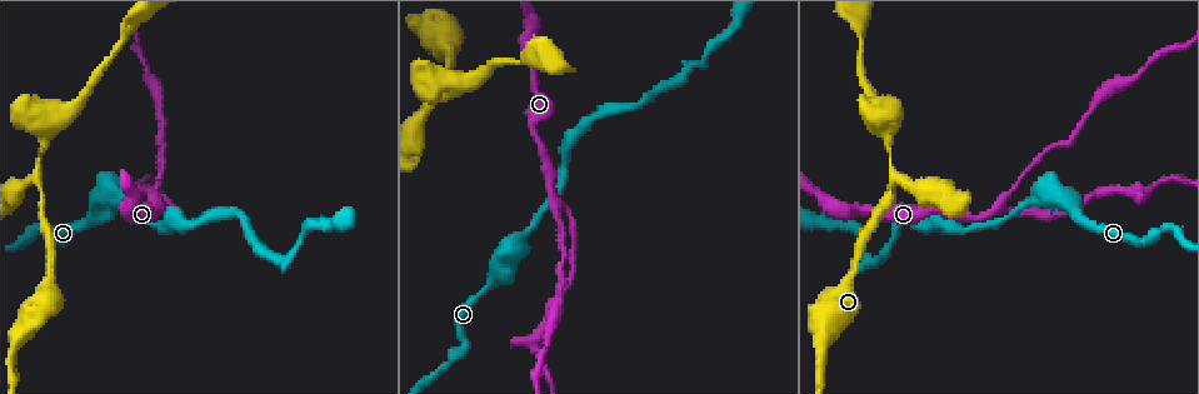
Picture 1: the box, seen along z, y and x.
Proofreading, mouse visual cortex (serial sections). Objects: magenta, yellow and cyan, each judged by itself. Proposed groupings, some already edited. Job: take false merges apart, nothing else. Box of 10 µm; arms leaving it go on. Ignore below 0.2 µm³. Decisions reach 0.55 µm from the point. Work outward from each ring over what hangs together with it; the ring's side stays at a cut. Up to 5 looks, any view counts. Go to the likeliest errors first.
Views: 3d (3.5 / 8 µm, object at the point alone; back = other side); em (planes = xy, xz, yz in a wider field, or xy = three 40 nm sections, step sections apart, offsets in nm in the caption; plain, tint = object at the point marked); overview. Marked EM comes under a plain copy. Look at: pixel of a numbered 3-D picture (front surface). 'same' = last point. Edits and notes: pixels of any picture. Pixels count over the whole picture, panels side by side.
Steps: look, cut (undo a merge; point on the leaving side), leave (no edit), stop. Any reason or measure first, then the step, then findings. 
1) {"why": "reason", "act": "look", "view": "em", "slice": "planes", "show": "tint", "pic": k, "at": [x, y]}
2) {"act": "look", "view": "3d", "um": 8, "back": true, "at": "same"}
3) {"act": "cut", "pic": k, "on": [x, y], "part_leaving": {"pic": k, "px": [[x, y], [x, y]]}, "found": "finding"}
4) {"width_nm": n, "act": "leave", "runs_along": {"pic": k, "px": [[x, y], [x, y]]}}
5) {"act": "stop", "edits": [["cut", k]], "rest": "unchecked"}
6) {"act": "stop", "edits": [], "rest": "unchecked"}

{"why": "three-way junction", "act": "look", "view": "3d", "um": 3.5, "back": true, "pic": 1, "at": [551, 198]}

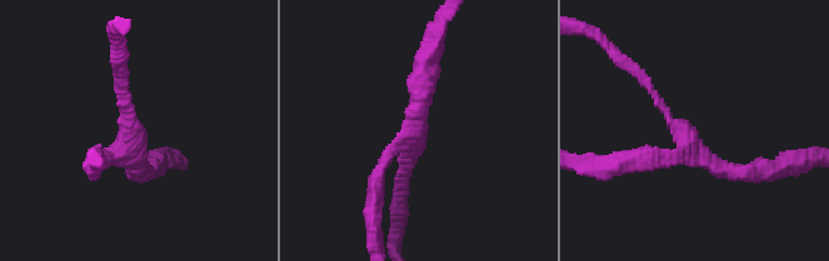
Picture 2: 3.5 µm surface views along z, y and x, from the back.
{"arms": 3, "arm_widths_nm": [150, 200, 300], "act": "look", "view": "em", "slice": "xy", "step": 2, "show": "tint", "pic": 2, "at": [695, 152]}

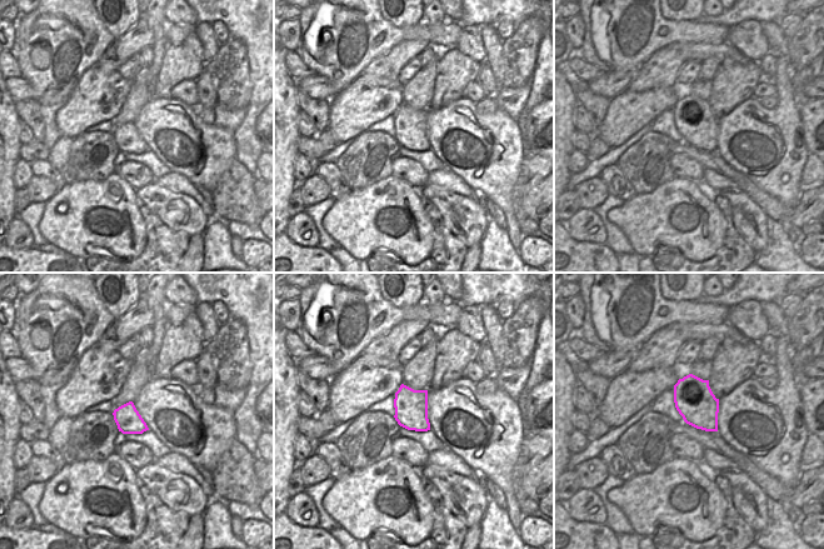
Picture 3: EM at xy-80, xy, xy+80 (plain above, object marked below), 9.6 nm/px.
{"width_nm": 320, "act": "leave", "runs_along": {"pic": 2, "px": [[427, 58], [419, 125], [385, 154], [373, 199]]}, "found": "continuous, no second cell"}

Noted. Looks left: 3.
{"act": "look", "view": "3d", "um": 3.5, "pic": 1, "at": [36, 183]}

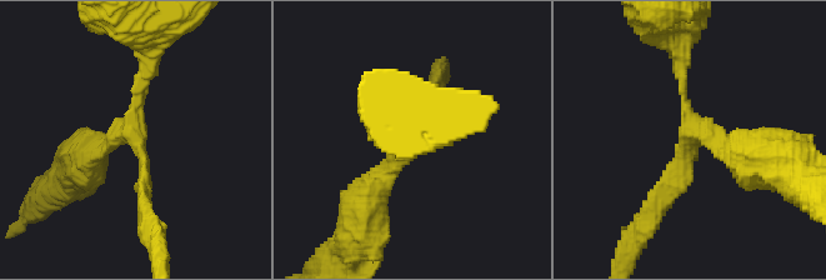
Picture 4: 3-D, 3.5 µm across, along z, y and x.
{"arms": 3, "arm_widths_nm": [150, 200, 250], "why": "need the tissue", "act": "look", "view": "em", "slice": "planes", "show": "tint", "pic": 4, "at": [688, 136]}

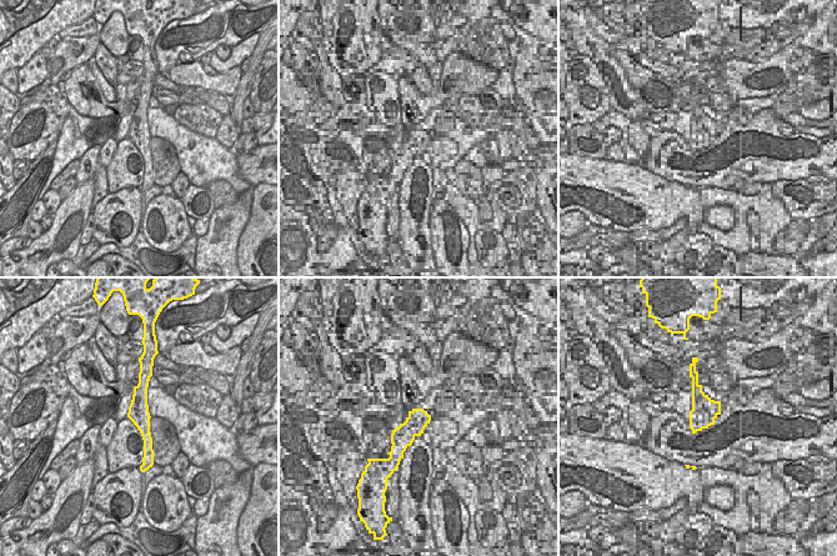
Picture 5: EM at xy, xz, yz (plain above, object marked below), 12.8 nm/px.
{"act": "leave", "found": "all the same cell"}

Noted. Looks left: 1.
{"act": "stop", "edits": [], "rest": "unchecked"}

